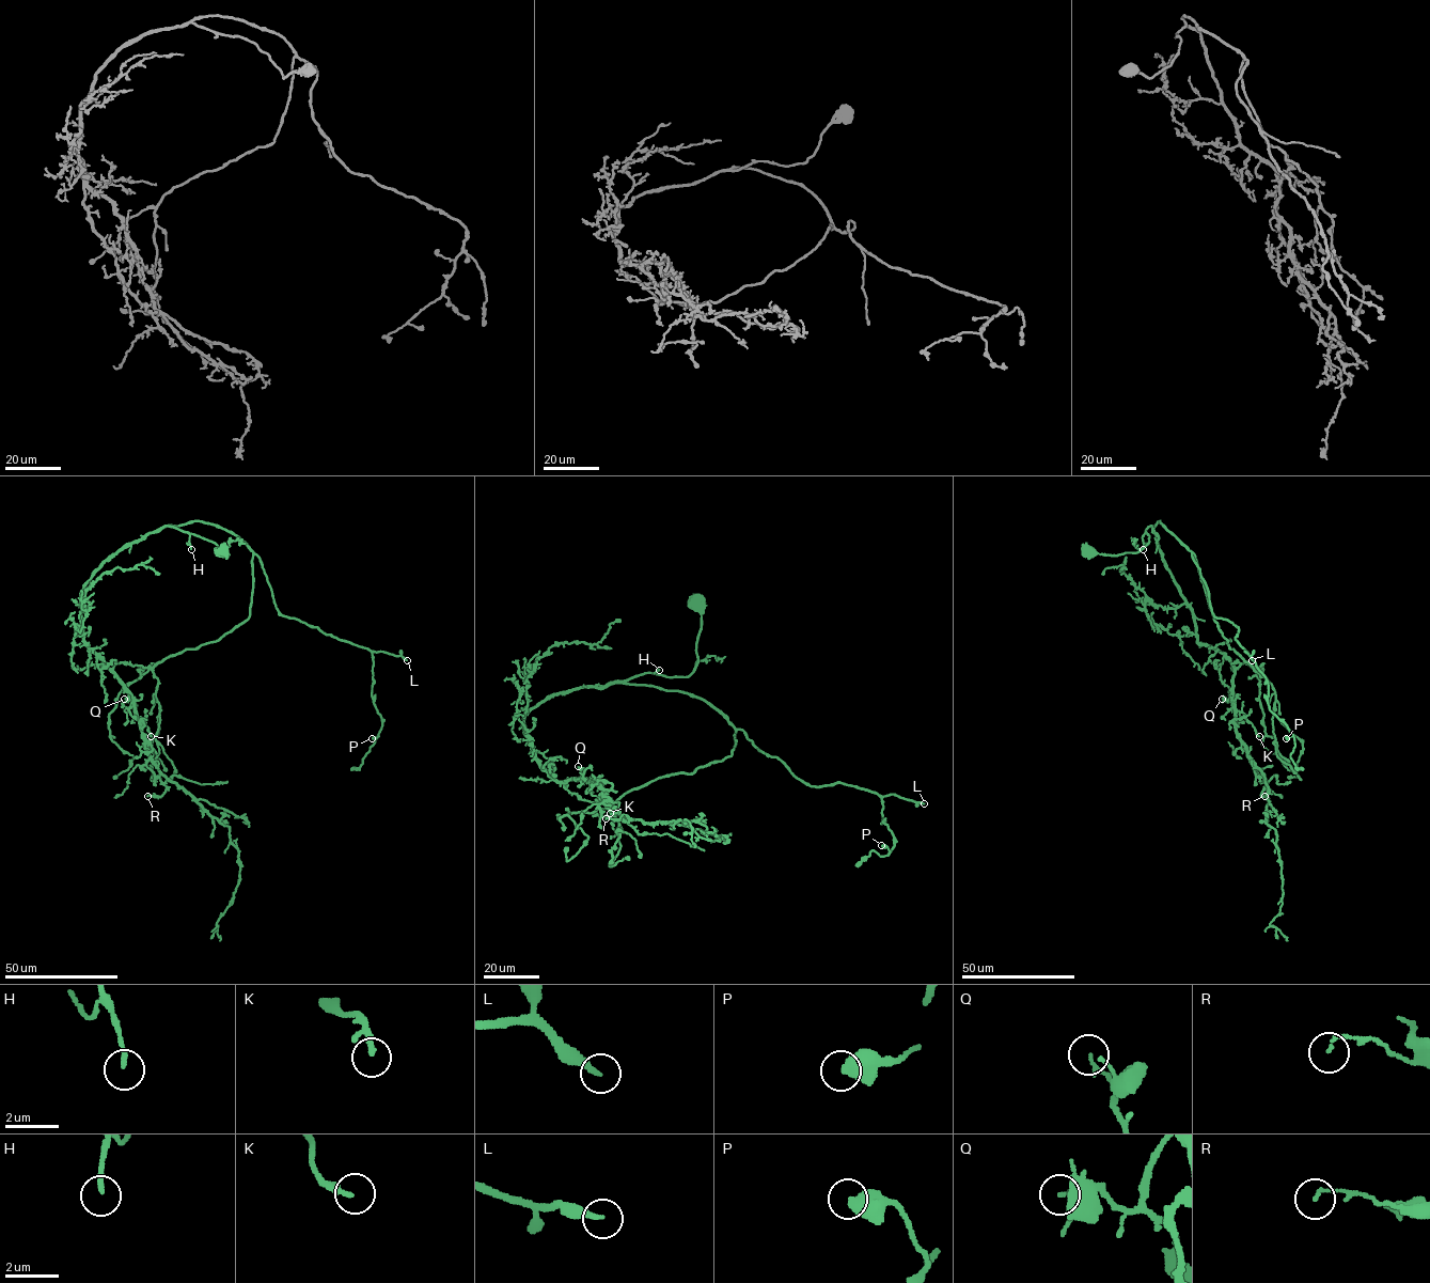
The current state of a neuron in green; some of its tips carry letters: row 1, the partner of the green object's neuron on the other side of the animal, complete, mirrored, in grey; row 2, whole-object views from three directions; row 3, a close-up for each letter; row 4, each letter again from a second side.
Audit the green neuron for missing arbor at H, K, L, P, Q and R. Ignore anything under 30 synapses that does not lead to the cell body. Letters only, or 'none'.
L

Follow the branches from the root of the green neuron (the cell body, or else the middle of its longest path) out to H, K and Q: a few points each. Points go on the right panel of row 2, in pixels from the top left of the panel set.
H: (1088, 551), (1111, 554), (1137, 552), (1149, 543), (1146, 533), (1142, 537), (1143, 549)
K: (1088, 551), (1137, 552), (1151, 527), (1191, 610), (1196, 641), (1232, 665), (1235, 708), (1259, 736)
Q: (1088, 551), (1137, 552), (1151, 527), (1191, 610), (1196, 641), (1234, 669), (1232, 691), (1222, 699)

